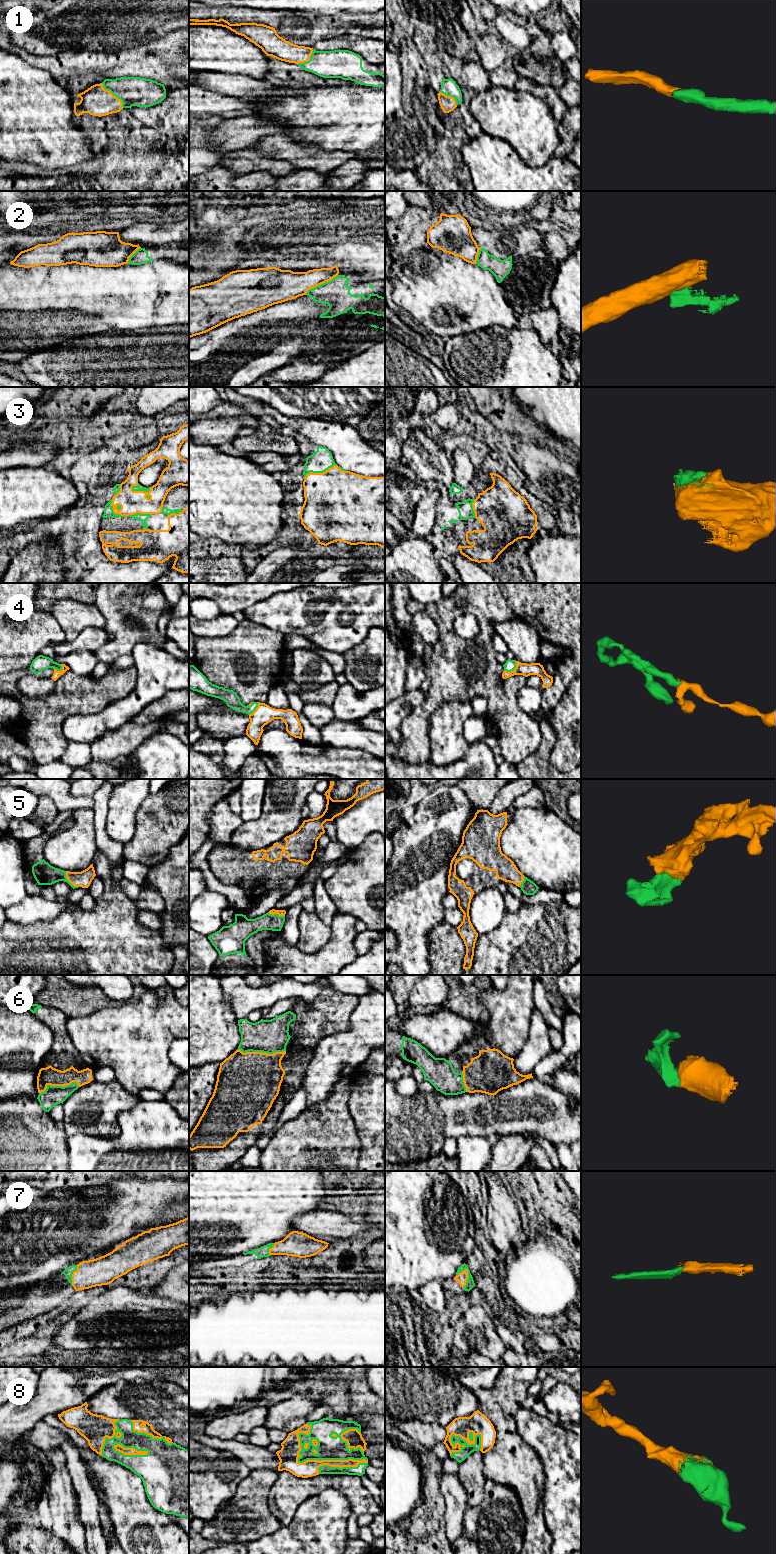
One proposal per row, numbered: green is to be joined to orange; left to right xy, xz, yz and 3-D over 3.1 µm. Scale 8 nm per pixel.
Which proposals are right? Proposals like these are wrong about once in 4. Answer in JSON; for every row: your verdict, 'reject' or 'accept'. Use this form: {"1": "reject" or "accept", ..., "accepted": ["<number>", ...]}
{"1": "accept", "2": "reject", "3": "accept", "4": "accept", "5": "accept", "6": "accept", "7": "accept", "8": "accept", "accepted": ["1", "3", "4", "5", "6", "7", "8"]}

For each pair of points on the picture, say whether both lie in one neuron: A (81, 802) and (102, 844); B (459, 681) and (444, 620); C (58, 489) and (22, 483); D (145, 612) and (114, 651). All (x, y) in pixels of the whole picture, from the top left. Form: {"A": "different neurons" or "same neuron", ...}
{"A": "different neurons", "B": "same neuron", "C": "same neuron", "D": "same neuron"}

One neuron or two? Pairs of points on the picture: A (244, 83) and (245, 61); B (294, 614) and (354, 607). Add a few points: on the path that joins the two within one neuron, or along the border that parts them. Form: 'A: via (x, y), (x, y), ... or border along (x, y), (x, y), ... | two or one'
A: border along (221, 72), (265, 78) | two
B: via (309, 609), (339, 609) | one

